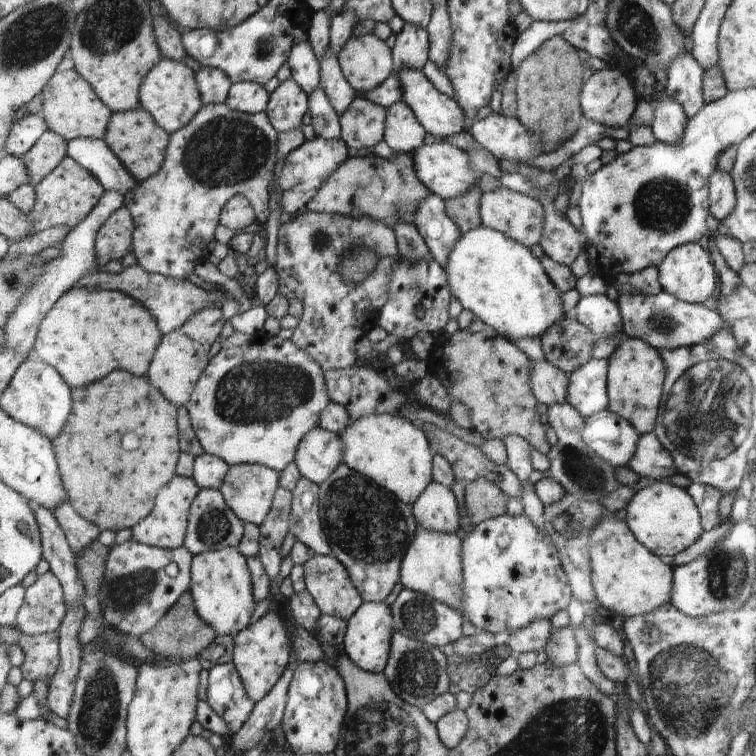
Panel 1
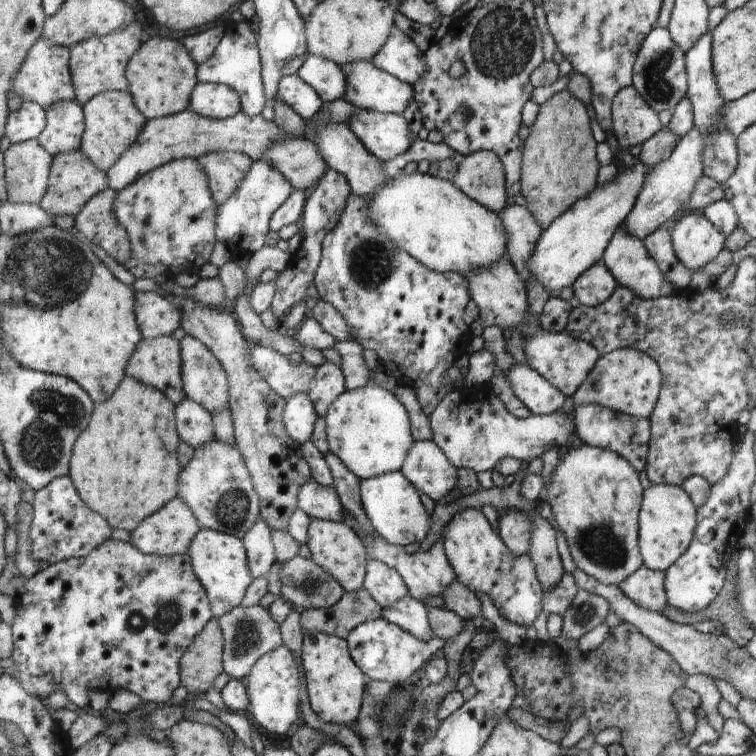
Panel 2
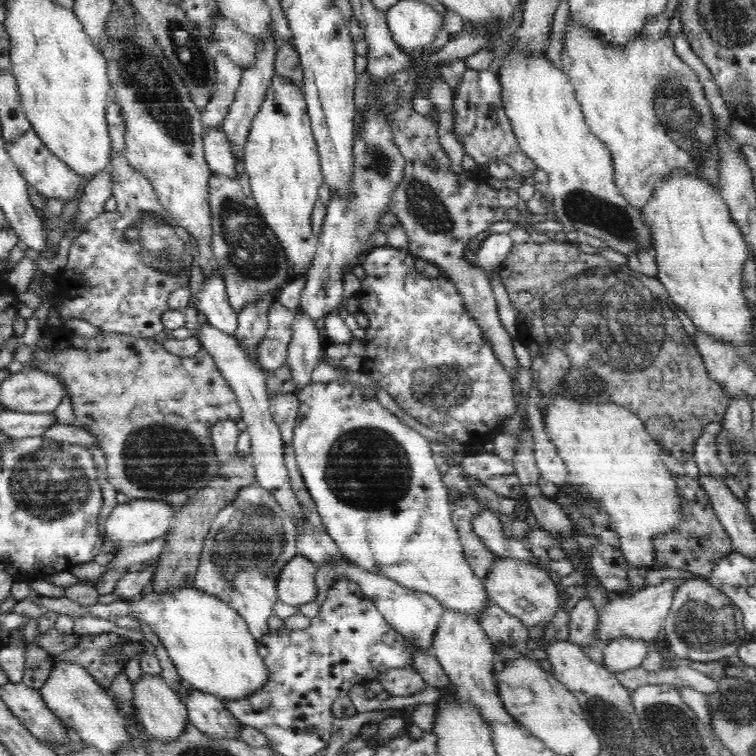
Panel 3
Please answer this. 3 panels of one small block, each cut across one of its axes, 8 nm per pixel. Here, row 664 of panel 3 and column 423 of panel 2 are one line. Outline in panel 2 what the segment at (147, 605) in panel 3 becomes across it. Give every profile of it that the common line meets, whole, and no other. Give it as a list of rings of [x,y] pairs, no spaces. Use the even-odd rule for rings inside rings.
[[[419,172],[406,175],[402,173],[397,179],[388,178],[380,192],[372,196],[369,215],[375,223],[412,258],[419,260],[430,270],[439,273],[458,273],[467,278],[469,273],[479,269],[490,269],[508,254],[509,236],[500,216],[492,209],[476,202],[455,185],[454,182],[436,178],[430,173]]]

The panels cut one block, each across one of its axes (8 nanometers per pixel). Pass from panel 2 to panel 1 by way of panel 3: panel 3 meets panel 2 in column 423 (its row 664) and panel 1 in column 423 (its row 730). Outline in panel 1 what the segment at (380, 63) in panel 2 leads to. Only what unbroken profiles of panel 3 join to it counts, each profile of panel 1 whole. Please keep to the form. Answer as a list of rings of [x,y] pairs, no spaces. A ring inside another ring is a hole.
[[[401,68],[394,76],[401,80],[404,102],[408,103],[408,106],[414,111],[424,130],[435,136],[436,140],[444,140],[460,134],[462,131],[469,131],[466,112],[456,100],[440,93],[422,71]]]

